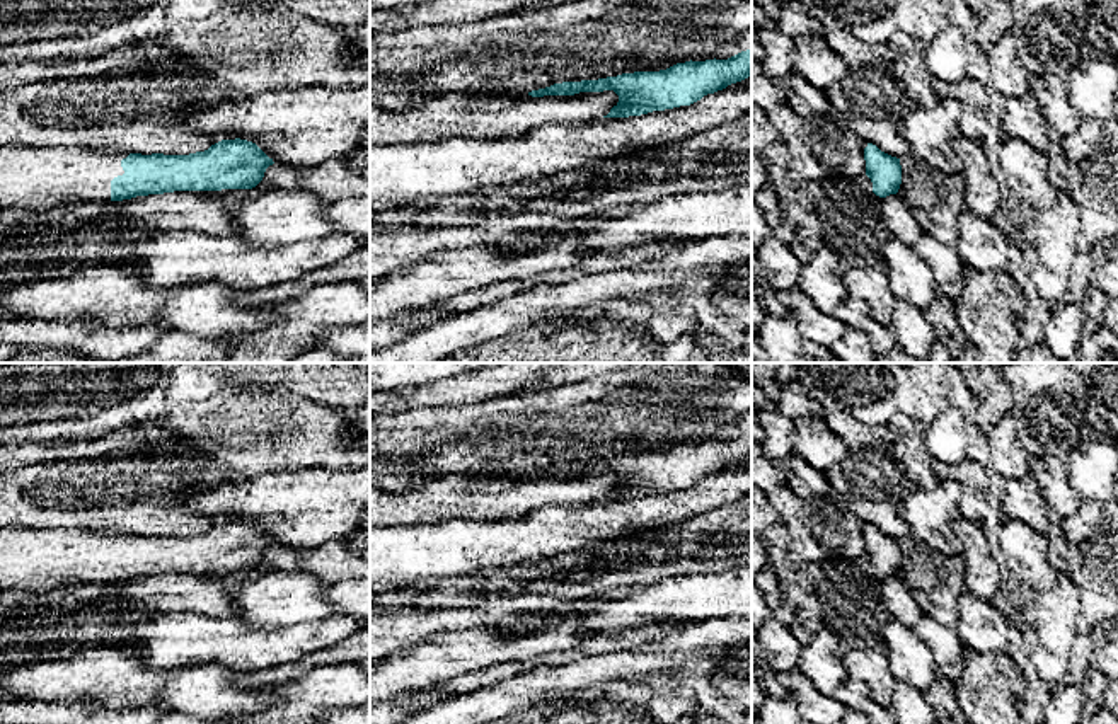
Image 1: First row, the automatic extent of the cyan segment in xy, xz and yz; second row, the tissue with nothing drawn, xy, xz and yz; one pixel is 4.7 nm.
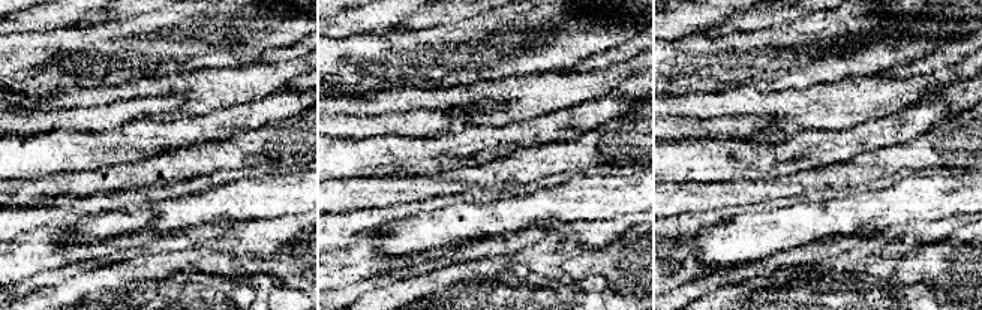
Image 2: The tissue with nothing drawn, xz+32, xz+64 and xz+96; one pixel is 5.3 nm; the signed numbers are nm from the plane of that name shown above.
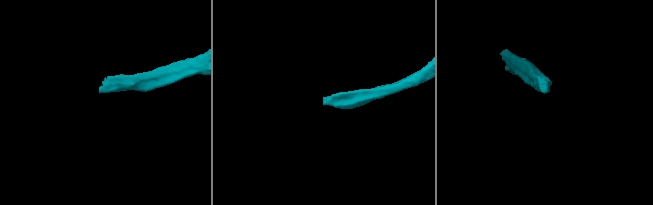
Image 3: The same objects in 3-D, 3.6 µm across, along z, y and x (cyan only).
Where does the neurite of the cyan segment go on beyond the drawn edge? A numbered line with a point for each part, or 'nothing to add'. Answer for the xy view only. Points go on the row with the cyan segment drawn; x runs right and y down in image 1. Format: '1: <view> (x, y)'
1: xy (29, 178)

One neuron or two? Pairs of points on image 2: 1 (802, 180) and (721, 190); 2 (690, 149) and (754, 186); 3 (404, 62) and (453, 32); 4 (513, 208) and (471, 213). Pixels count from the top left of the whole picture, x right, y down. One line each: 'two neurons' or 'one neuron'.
1: one neuron
2: two neurons
3: one neuron
4: one neuron

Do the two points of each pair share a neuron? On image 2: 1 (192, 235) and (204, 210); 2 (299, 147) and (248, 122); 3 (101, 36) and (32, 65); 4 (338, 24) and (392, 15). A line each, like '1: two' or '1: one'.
1: two
2: two
3: one
4: one

